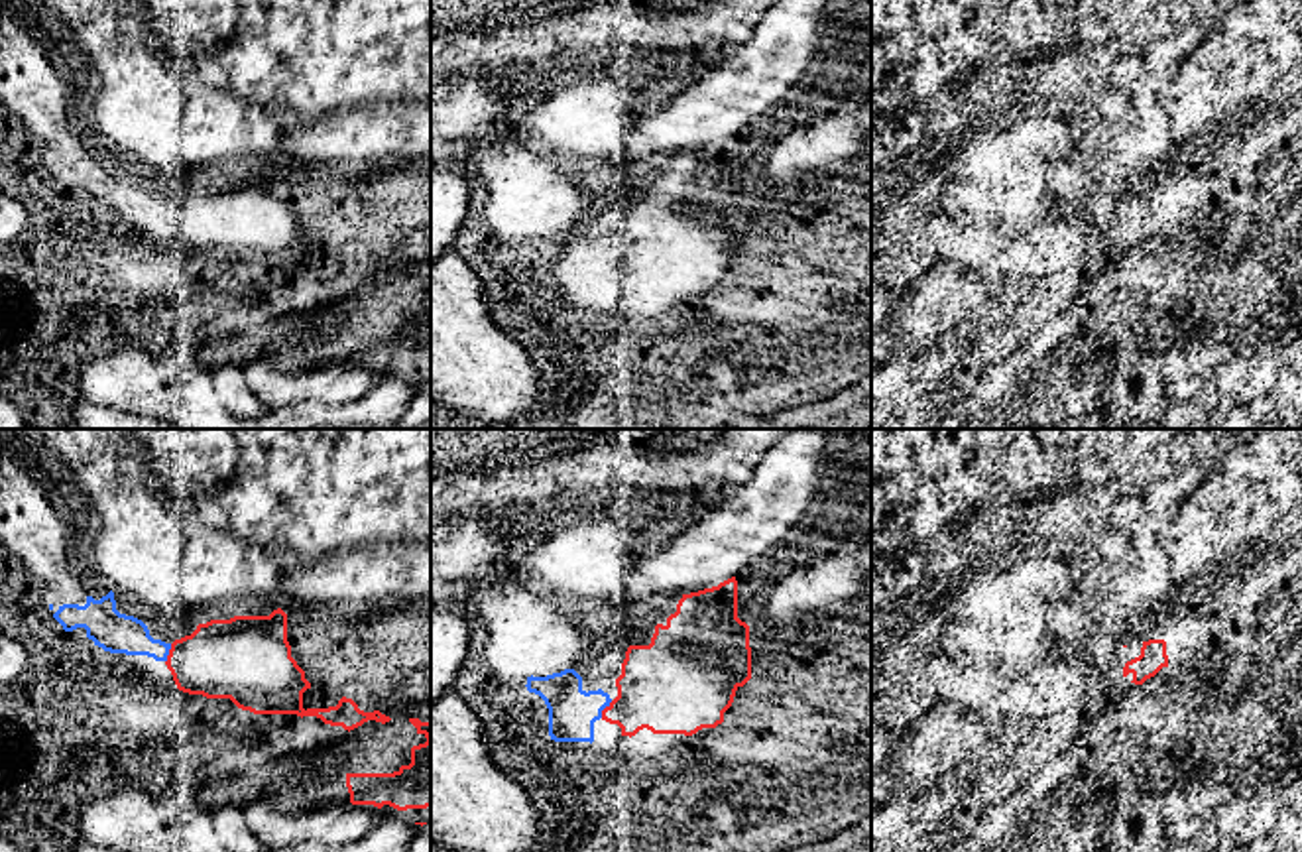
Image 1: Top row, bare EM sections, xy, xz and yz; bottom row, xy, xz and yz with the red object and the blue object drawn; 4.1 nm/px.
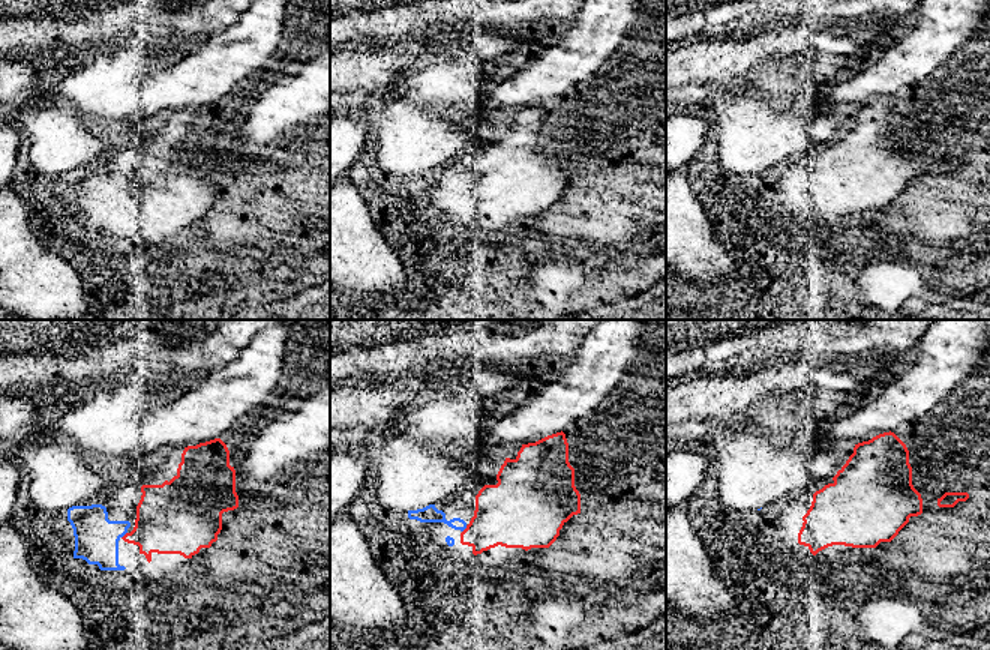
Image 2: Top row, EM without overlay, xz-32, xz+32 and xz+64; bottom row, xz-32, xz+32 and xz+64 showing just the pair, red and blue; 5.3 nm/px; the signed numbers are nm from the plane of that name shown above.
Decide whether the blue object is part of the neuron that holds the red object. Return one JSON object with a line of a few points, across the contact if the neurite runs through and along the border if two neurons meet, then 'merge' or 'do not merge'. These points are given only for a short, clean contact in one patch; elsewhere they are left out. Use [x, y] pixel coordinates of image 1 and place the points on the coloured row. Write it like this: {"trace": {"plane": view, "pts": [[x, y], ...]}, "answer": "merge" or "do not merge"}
{"answer": "merge"}

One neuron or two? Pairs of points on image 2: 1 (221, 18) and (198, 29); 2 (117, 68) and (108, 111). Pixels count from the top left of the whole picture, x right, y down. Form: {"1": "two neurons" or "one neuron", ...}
{"1": "one neuron", "2": "one neuron"}

